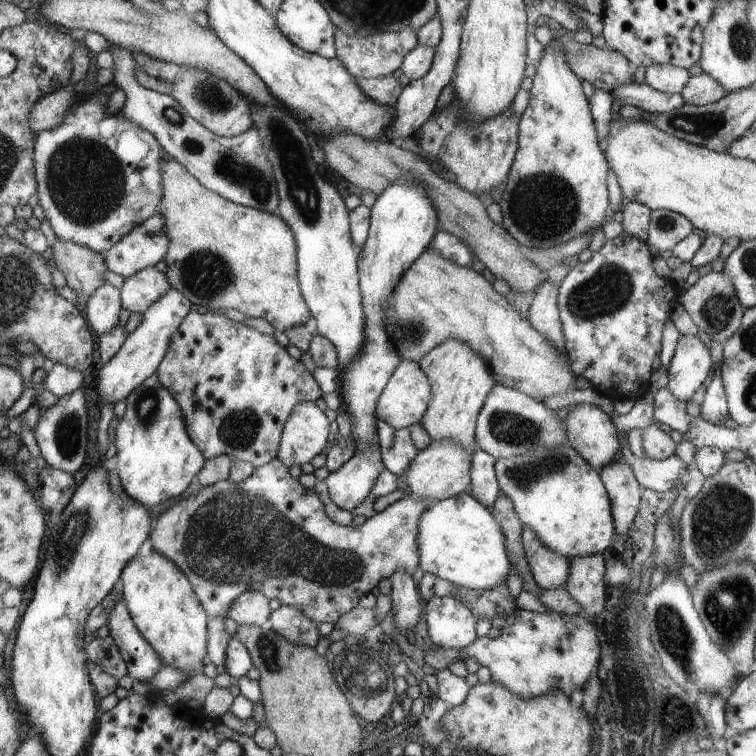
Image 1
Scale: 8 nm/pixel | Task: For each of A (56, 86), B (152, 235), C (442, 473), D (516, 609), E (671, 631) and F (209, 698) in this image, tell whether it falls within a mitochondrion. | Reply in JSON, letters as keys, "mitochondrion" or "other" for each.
{"A":"other","B":"mitochondrion","C":"other","D":"other","E":"mitochondrion","F":"other"}

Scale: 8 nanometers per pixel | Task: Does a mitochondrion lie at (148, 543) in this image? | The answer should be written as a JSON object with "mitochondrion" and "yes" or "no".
{"mitochondrion":"no"}

